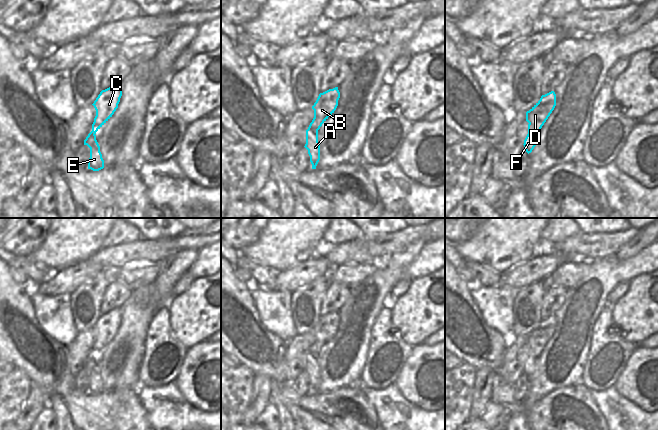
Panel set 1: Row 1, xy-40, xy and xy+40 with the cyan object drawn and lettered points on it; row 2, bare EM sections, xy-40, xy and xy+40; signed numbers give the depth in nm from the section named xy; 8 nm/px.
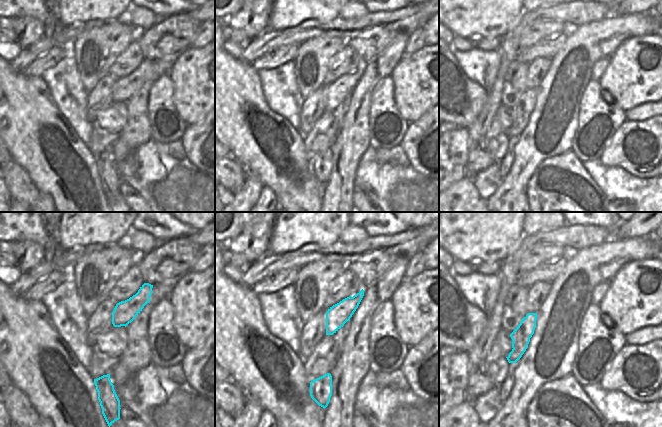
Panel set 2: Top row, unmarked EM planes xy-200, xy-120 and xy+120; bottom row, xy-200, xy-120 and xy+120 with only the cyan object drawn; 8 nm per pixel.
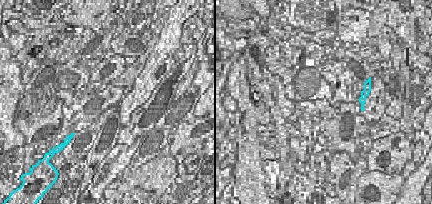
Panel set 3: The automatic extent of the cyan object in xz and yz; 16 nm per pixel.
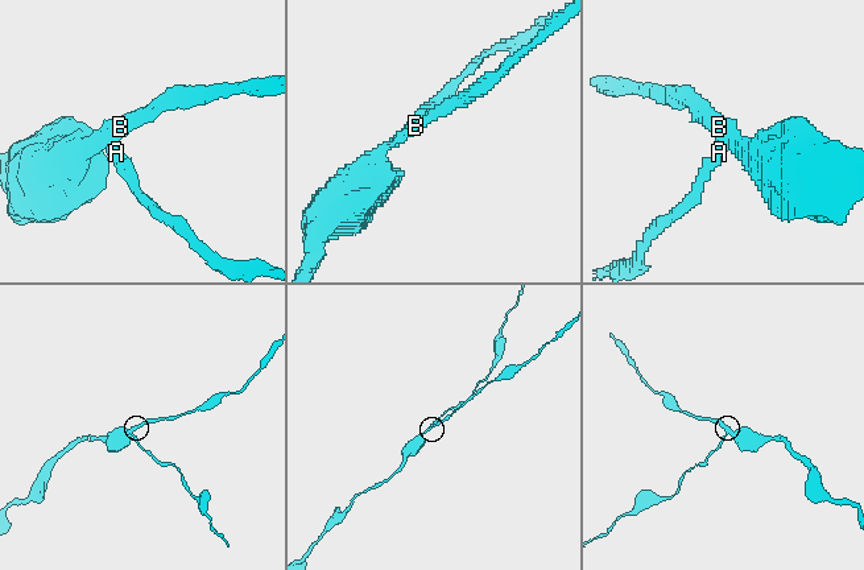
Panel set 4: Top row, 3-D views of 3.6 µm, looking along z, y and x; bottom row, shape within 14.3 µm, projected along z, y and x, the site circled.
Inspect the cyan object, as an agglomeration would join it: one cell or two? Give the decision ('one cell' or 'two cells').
two cells

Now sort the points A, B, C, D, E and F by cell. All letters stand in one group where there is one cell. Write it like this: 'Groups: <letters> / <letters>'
Groups: A E F / B C D

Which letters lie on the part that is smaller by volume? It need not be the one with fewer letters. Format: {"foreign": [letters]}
{"foreign": ["A", "E", "F"]}

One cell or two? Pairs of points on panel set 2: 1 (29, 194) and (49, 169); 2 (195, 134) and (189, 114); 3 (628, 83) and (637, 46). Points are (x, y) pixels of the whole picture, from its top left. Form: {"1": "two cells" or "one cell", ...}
{"1": "two cells", "2": "two cells", "3": "one cell"}

